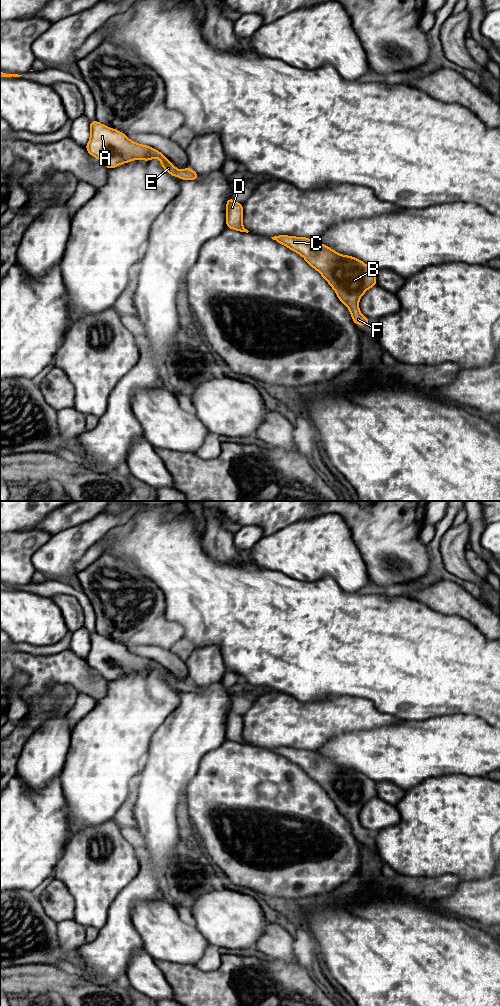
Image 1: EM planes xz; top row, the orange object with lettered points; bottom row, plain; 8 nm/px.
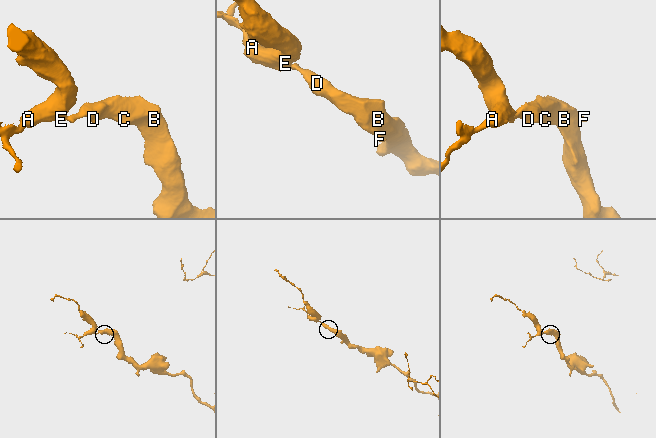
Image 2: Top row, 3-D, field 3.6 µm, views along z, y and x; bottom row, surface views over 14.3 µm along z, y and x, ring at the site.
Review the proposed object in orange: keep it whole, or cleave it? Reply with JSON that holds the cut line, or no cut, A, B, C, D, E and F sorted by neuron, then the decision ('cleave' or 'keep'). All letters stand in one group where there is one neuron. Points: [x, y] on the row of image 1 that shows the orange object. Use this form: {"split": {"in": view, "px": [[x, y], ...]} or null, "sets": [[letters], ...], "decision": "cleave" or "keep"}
{"split": null, "sets": [["A", "B", "C", "D", "E", "F"]], "decision": "keep"}

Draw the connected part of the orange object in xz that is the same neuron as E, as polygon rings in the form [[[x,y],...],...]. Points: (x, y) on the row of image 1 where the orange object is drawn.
[[[97,120],[90,121],[90,139],[85,148],[91,156],[97,158],[109,169],[138,159],[150,161],[158,158],[162,168],[174,177],[178,176],[181,180],[197,180],[199,177],[188,167],[180,171],[158,150],[136,143],[126,134],[109,128]]]

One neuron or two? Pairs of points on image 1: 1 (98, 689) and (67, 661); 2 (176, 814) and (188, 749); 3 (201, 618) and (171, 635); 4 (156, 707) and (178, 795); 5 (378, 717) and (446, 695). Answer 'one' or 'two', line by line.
1: one
2: one
3: two
4: two
5: two

